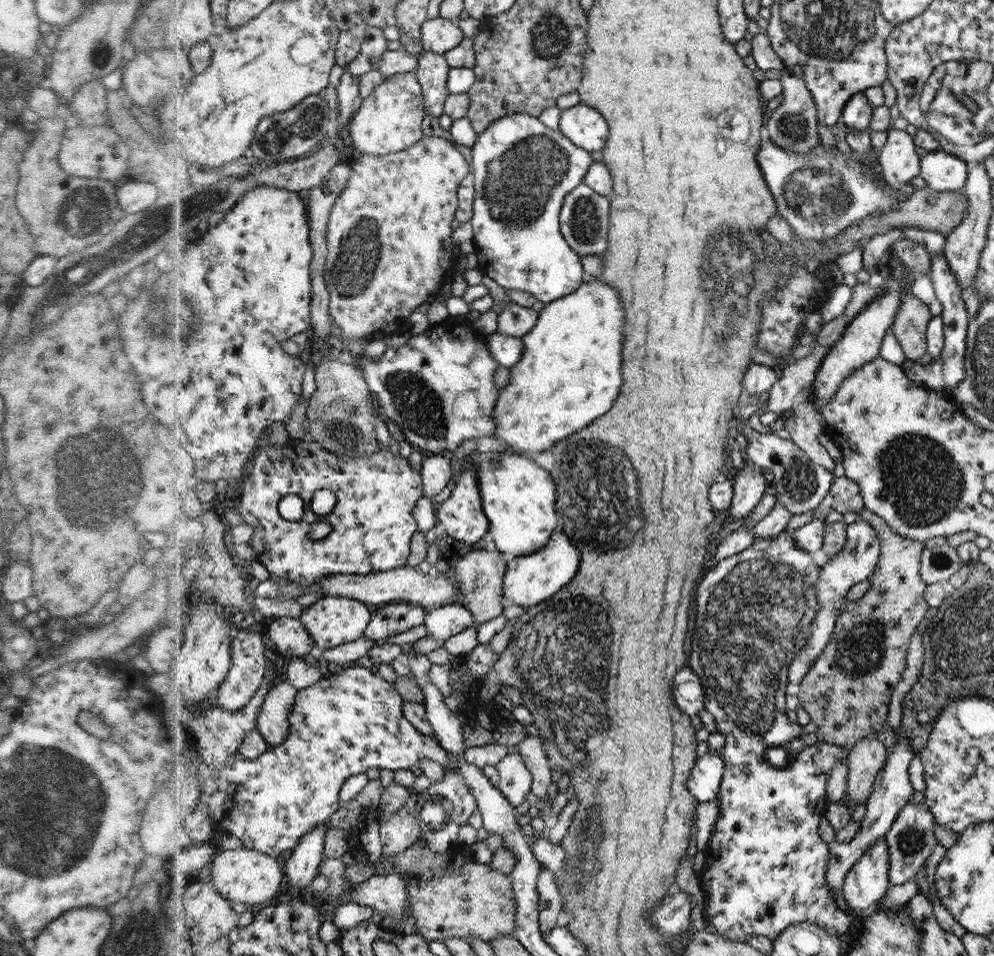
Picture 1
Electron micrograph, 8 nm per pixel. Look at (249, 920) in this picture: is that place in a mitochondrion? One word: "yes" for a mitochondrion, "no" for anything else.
no

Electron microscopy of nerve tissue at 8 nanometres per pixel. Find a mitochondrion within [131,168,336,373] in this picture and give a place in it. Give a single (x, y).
(190, 209)

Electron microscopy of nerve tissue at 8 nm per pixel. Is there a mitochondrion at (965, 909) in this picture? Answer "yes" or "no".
no

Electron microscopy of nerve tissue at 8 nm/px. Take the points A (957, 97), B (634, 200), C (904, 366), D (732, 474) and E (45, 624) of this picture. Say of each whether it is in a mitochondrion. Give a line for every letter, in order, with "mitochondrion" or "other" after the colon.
A: mitochondrion
B: other
C: other
D: other
E: other

